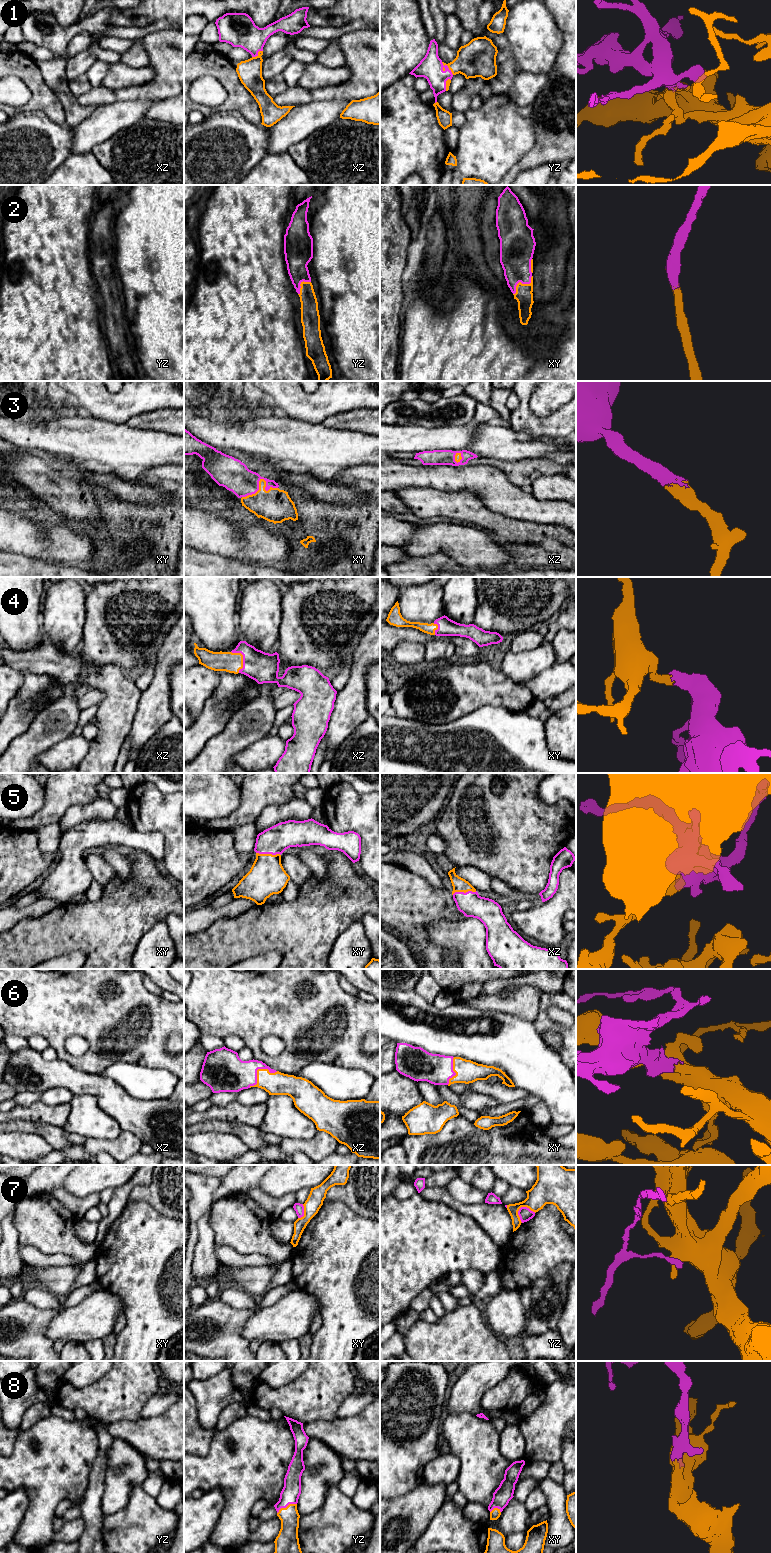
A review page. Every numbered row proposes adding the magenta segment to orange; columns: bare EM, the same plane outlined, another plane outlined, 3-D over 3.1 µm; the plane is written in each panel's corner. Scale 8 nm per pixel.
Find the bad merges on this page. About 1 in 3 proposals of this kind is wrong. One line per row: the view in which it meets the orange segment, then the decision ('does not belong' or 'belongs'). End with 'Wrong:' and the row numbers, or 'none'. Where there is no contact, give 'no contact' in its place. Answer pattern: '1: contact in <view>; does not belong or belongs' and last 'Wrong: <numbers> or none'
1: contact in yz; belongs
2: contact in xy; belongs
3: contact in xy; belongs
4: contact in xz; belongs
5: contact in xy; belongs
6: contact in xz; belongs
7: contact in yz; does not belong
8: contact in yz; belongs
Wrong: 7

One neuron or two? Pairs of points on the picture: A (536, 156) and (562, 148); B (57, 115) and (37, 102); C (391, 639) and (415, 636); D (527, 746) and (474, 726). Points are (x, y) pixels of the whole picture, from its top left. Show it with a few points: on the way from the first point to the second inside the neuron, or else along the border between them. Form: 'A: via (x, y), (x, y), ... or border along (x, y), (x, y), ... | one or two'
A: via (539, 150), (555, 148) | one
B: via (52, 110), (42, 102) | one
C: via (397, 635), (409, 635) | one
D: via (514, 746), (502, 745), (487, 731) | one

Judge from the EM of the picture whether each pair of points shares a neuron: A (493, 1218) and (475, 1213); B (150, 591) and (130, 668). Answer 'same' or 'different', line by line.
A: same
B: same

